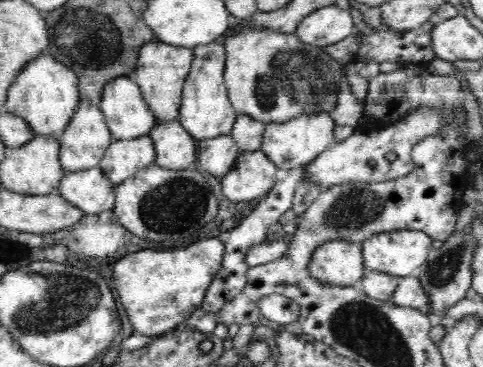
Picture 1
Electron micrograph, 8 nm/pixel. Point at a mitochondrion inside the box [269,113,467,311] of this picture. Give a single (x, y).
(351, 211)

